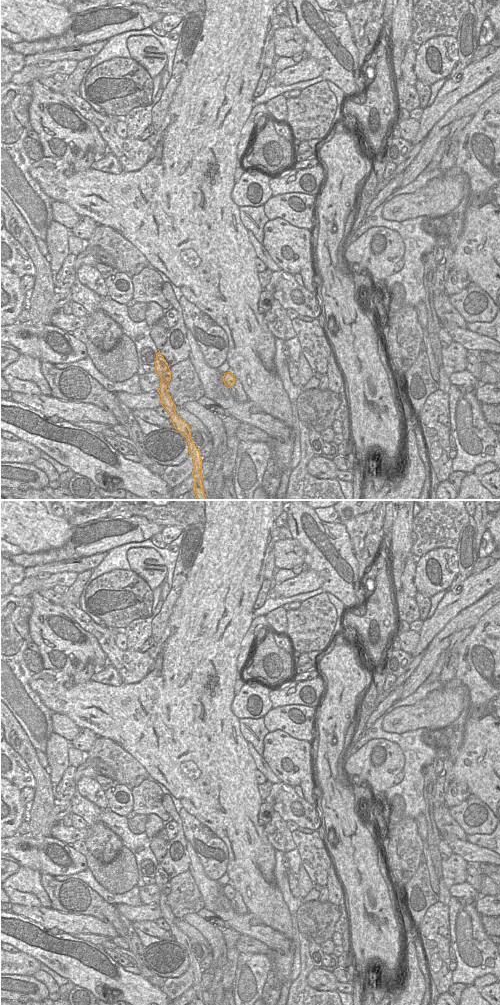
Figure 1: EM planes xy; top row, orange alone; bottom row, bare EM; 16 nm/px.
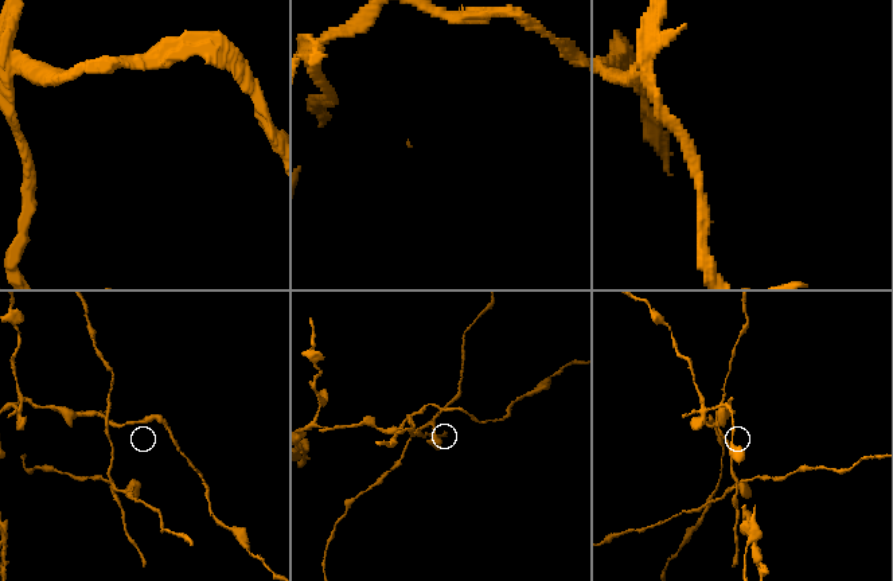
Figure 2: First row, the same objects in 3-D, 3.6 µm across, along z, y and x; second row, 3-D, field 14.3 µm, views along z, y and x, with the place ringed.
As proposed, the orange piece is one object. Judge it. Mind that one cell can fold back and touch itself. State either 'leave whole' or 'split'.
split

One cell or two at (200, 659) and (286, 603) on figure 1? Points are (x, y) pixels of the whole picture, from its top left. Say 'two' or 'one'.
two

